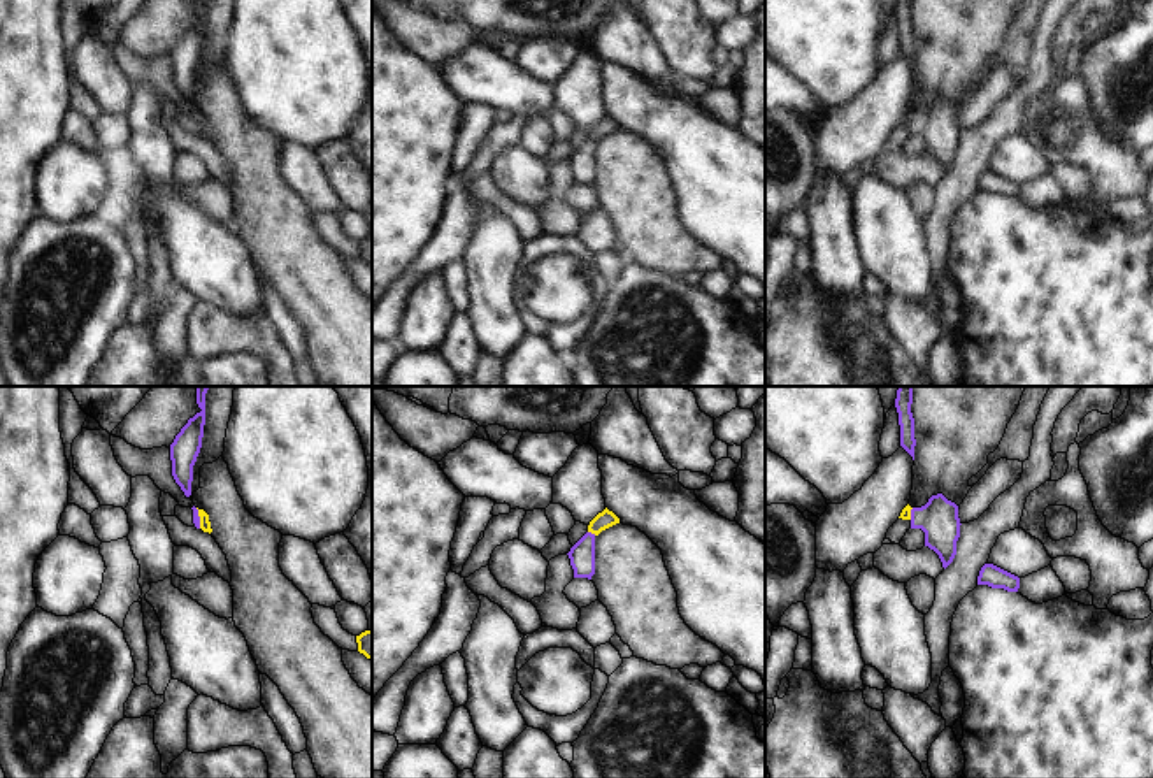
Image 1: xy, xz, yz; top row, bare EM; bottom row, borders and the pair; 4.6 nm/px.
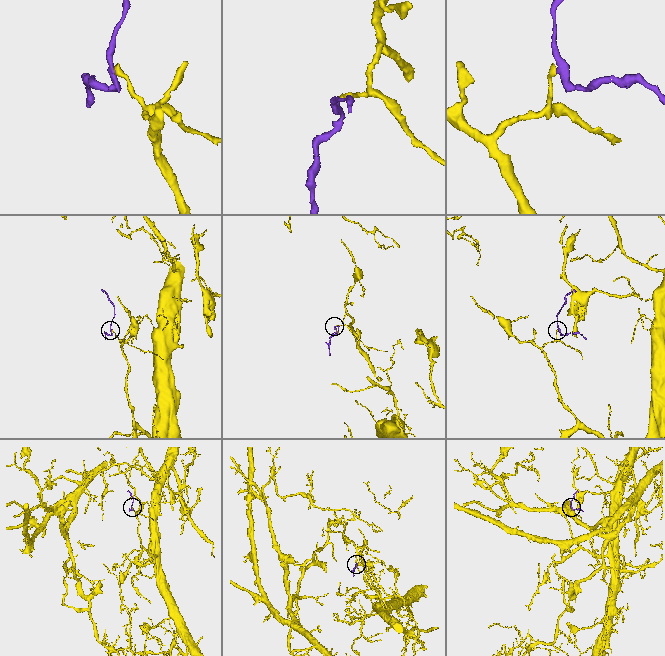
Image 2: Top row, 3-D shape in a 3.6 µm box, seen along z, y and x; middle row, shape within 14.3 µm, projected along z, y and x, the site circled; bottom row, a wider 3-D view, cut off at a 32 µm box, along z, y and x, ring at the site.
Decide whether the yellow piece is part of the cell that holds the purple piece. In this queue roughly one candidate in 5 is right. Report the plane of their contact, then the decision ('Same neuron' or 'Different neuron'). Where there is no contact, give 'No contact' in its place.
Touches purple in xz. Different neuron

